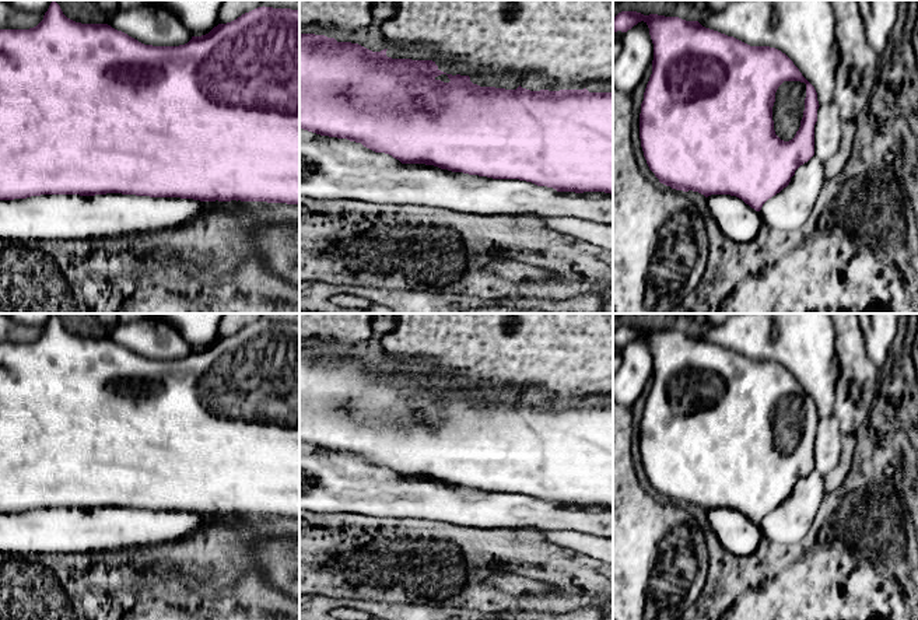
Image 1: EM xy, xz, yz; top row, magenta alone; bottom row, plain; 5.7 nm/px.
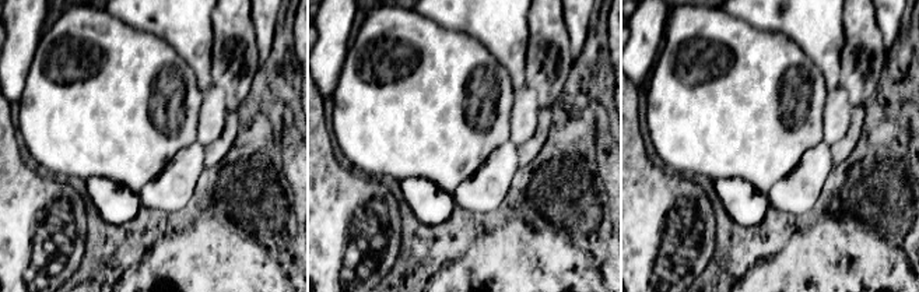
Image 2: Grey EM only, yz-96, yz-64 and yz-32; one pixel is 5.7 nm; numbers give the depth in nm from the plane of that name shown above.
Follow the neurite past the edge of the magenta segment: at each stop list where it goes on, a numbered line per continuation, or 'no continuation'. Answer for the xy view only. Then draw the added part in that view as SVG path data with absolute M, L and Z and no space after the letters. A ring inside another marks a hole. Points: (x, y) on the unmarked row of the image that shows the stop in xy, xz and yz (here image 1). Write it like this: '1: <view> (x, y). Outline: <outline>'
no continuation

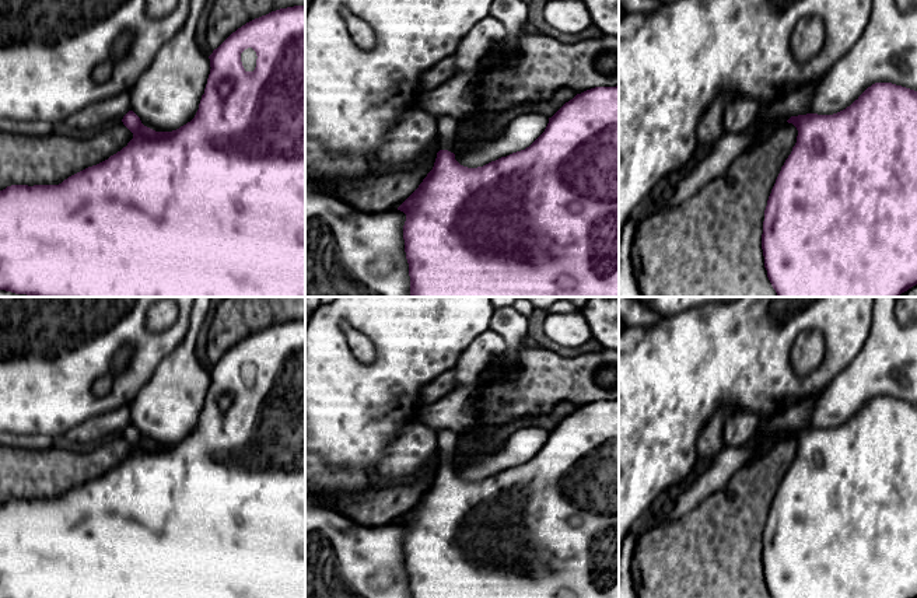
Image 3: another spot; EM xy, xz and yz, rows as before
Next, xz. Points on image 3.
1: xz (447, 440). Outline: M440 430L437 431L437 464L448 464L456 468L461 452L458 450L459 434L454 430Z

